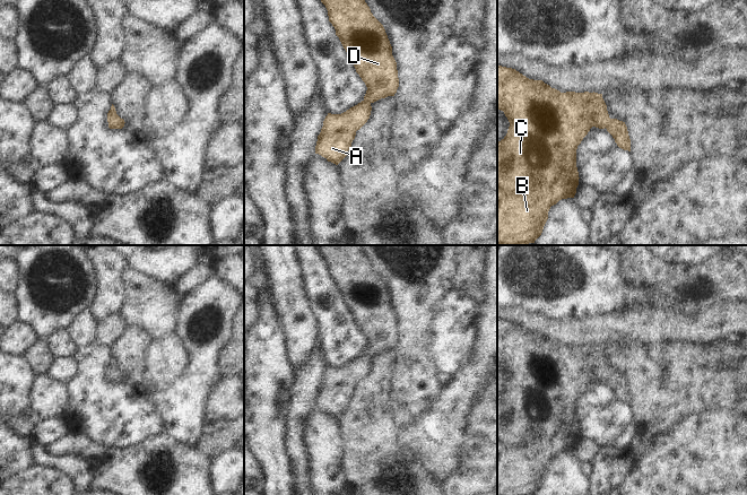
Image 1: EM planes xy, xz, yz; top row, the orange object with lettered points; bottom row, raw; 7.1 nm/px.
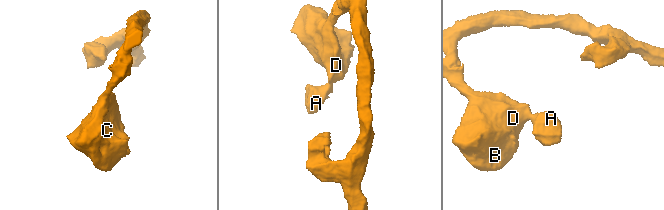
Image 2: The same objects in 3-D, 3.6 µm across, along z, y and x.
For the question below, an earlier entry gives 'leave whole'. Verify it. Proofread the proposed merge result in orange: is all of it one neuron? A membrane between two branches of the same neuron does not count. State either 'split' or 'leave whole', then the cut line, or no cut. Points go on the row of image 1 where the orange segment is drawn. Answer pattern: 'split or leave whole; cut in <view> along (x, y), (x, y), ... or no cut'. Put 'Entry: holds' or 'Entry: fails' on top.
Entry: holds
leave whole; no cut

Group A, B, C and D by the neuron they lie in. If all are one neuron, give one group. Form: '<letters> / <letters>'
A B C D

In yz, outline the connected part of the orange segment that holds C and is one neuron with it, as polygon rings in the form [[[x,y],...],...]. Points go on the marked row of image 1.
[[[497,66],[497,110],[503,111],[510,122],[506,136],[497,142],[497,245],[527,245],[529,243],[535,243],[535,241],[542,233],[544,226],[548,219],[548,211],[550,207],[556,205],[562,199],[574,198],[580,179],[576,167],[576,149],[592,127],[599,129],[606,128],[619,148],[631,151],[631,139],[627,127],[625,122],[609,118],[602,94],[594,92],[561,93],[559,90],[545,84],[542,80],[529,79],[515,69]]]

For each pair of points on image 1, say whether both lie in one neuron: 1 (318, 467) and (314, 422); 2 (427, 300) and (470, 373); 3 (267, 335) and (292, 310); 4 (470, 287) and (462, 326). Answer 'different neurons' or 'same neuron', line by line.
1: same neuron
2: different neurons
3: different neurons
4: different neurons

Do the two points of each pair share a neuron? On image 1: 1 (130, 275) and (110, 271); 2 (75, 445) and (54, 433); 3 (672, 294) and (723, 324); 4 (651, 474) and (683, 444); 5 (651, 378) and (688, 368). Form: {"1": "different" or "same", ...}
{"1": "different", "2": "different", "3": "different", "4": "same", "5": "same"}

